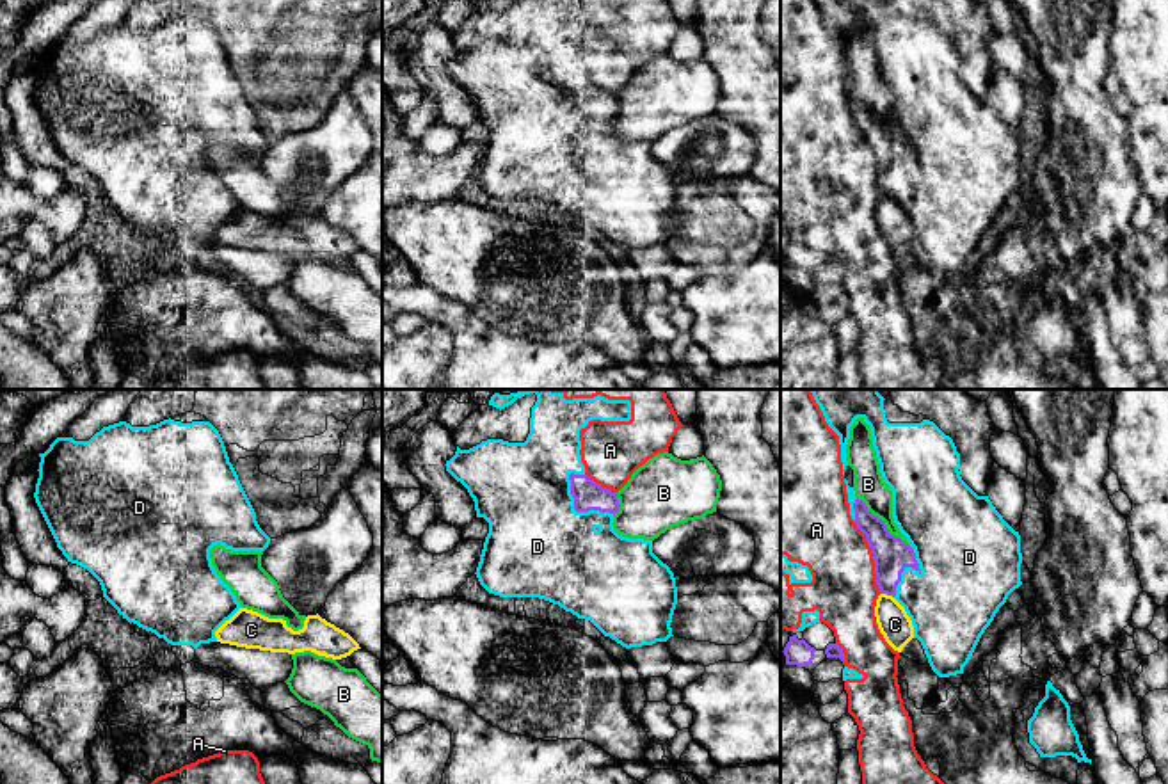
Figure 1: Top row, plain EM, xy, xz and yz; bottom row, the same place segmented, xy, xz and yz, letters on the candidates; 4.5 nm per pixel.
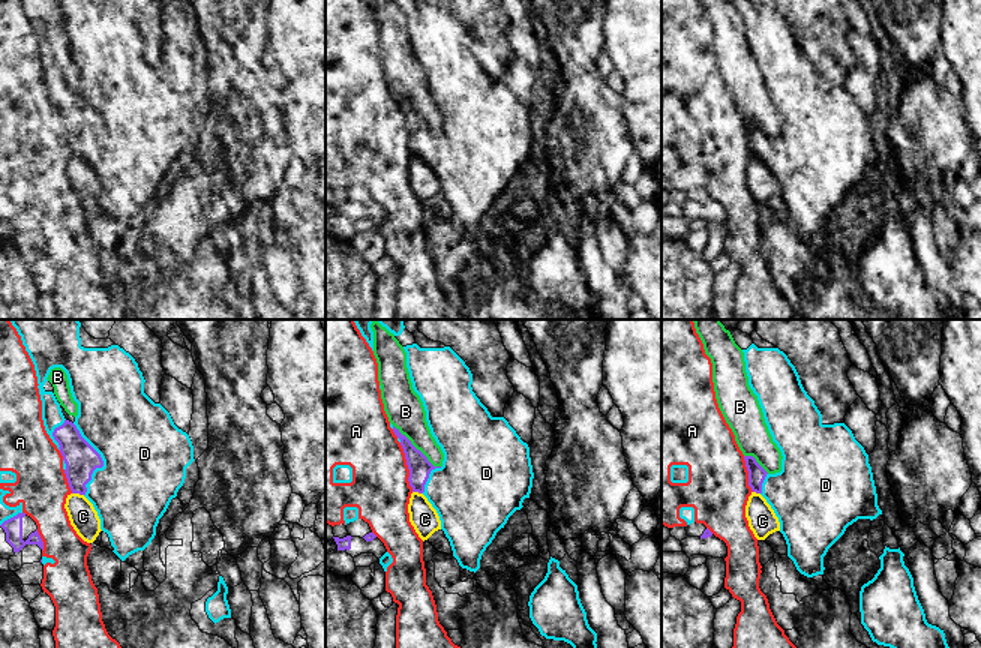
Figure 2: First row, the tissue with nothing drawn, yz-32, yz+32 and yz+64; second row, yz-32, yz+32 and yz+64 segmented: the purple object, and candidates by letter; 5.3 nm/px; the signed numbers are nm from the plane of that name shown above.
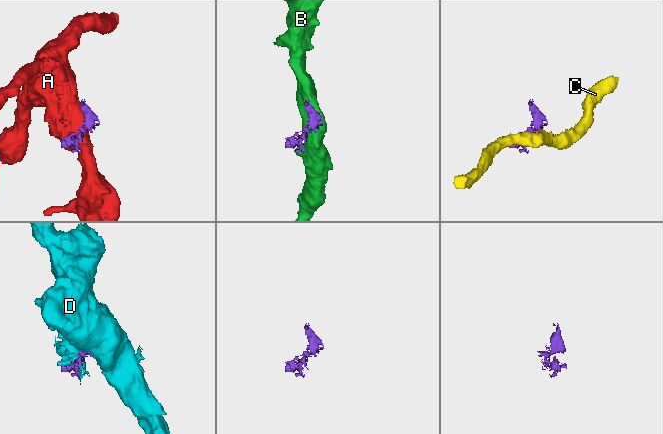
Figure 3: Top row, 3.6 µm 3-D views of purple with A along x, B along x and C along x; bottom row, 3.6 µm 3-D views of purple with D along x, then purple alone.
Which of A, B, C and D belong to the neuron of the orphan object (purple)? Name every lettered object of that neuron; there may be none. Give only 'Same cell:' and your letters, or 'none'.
Same cell: D

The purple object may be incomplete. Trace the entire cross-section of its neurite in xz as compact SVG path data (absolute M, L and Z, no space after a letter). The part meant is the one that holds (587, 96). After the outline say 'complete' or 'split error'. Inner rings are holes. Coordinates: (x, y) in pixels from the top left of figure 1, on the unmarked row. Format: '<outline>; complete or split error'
M537 0L532 9L530 36L524 44L487 41L460 52L446 62L446 73L460 84L475 103L476 119L489 124L476 180L500 199L539 199L558 206L578 220L590 222L604 238L626 251L667 244L672 236L672 217L677 206L674 174L652 155L652 142L628 140L613 132L619 100L585 76L580 32L592 21L629 23L629 2L608 0Z; split error

